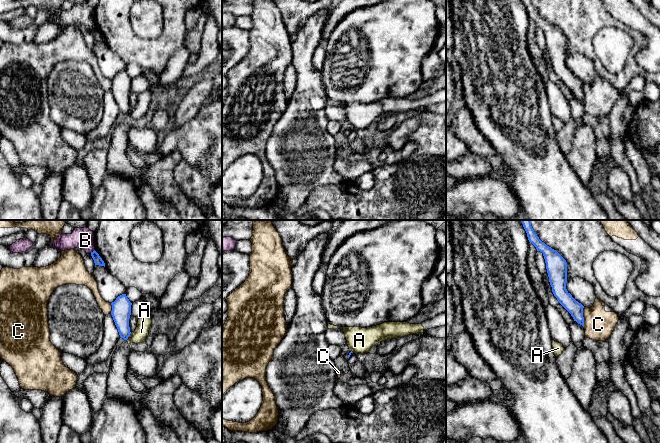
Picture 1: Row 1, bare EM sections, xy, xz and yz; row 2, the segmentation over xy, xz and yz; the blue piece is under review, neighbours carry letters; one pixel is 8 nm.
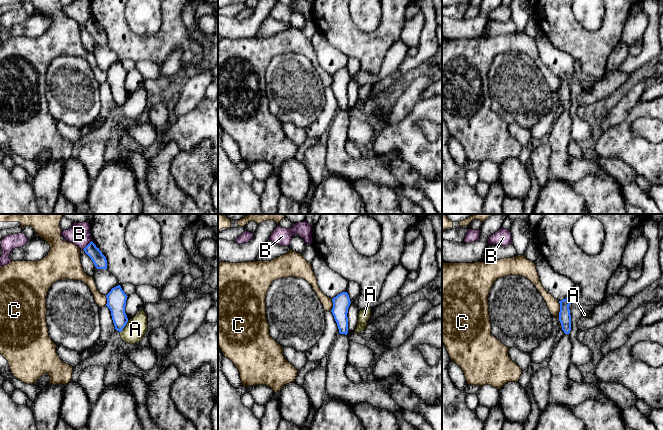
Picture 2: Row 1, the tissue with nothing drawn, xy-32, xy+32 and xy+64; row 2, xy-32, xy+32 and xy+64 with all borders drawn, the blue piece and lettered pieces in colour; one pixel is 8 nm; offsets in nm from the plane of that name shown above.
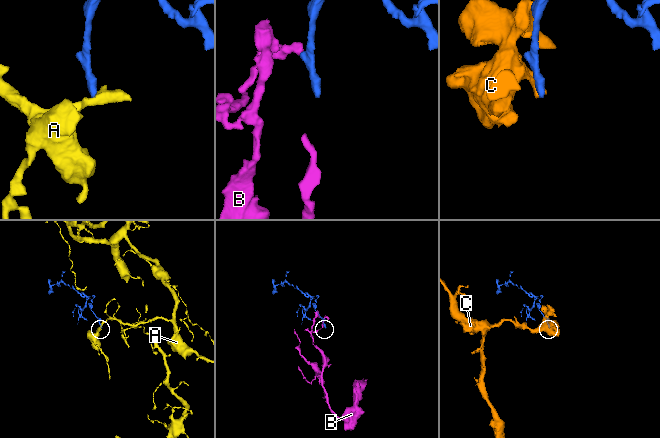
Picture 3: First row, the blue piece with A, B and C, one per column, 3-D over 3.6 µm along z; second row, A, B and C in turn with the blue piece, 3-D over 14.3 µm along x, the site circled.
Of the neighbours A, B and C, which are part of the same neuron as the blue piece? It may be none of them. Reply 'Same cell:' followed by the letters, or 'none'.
Same cell: none

